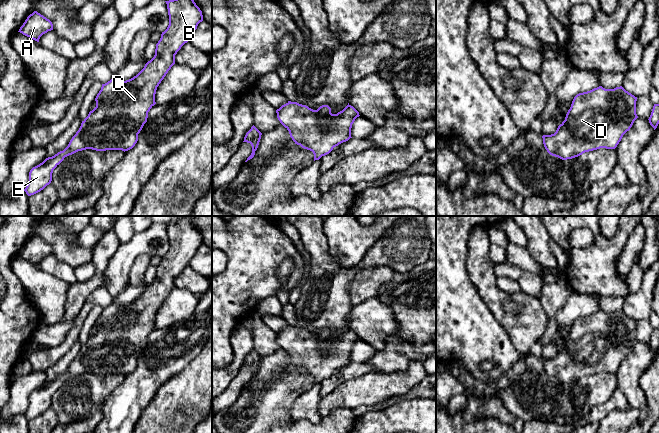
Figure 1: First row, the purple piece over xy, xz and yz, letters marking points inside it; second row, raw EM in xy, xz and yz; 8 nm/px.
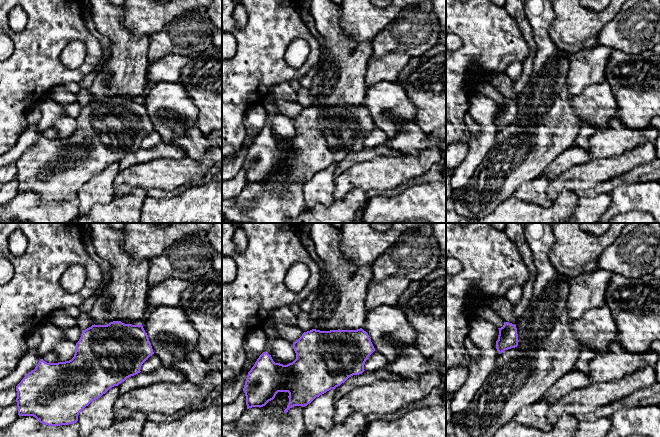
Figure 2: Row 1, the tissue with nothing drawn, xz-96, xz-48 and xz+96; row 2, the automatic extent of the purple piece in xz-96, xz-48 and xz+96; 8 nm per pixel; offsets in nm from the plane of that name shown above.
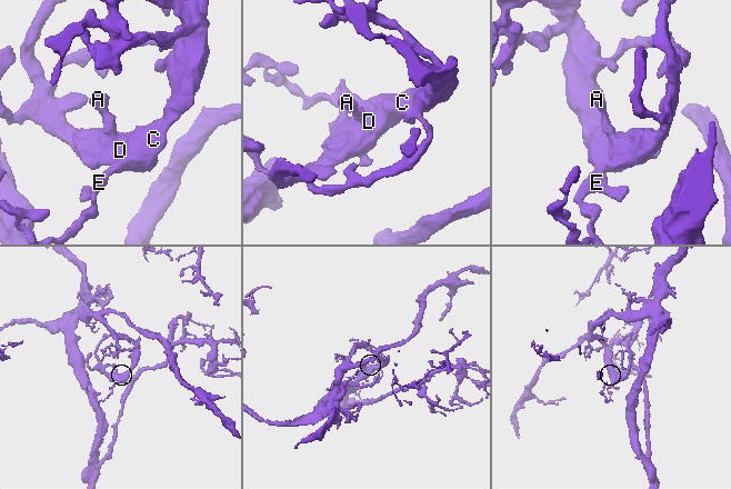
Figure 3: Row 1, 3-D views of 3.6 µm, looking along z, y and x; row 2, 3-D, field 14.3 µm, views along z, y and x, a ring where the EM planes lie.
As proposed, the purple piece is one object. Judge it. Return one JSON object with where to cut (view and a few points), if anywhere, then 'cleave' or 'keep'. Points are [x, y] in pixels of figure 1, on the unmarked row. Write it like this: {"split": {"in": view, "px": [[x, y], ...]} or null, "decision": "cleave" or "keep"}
{"split": null, "decision": "keep"}

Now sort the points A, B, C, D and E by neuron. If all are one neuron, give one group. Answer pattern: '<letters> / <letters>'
A B C D E

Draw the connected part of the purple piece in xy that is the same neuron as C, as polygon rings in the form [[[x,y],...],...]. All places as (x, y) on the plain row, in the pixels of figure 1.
[[[181,218],[179,222],[165,226],[168,233],[169,249],[162,256],[161,262],[156,268],[154,281],[133,302],[126,305],[111,303],[102,308],[101,314],[95,322],[96,331],[82,345],[79,354],[72,361],[68,370],[30,394],[29,406],[24,413],[28,420],[40,416],[49,409],[52,405],[53,394],[69,379],[86,373],[96,375],[122,374],[125,376],[135,370],[138,365],[138,358],[147,346],[148,336],[156,328],[157,311],[175,288],[177,276],[189,265],[198,248],[203,245],[202,235],[190,219]]]

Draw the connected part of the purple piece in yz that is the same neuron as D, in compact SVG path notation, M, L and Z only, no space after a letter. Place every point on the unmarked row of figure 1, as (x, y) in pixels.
M602 310L577 318L568 334L565 344L551 359L543 359L543 368L547 376L562 384L572 383L585 376L600 372L615 373L623 359L630 354L636 338L637 321L622 310L605 313Z

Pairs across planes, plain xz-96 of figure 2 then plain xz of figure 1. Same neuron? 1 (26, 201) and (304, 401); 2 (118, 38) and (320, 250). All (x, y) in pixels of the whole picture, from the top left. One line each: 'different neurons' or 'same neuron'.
1: different neurons
2: same neuron

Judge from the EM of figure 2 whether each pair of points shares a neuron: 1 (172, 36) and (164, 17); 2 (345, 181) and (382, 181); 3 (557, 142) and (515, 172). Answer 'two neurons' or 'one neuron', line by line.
1: two neurons
2: one neuron
3: one neuron

